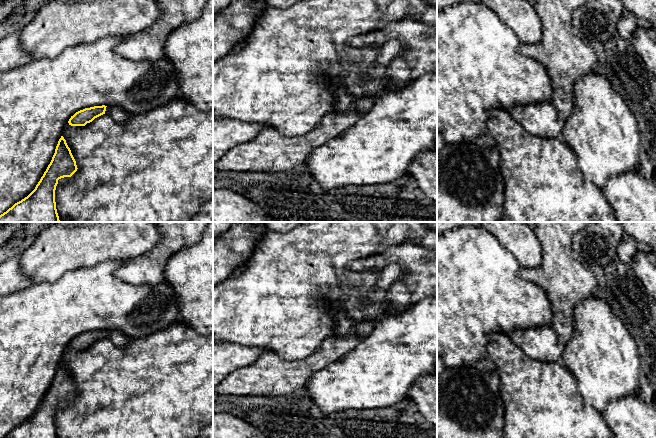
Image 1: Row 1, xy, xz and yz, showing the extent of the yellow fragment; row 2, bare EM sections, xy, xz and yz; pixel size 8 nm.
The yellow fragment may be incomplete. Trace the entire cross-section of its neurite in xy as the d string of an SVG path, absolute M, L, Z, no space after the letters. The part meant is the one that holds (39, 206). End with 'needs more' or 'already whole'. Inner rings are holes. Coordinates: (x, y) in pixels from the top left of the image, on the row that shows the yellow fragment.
M63 136L58 141L50 164L36 185L35 189L24 199L15 203L0 215L0 222L60 222L56 209L55 190L58 180L71 177L77 171L76 161Z; already whole

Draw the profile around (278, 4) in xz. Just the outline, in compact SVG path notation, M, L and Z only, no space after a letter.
M265 0L268 7L283 9L293 6L299 0Z

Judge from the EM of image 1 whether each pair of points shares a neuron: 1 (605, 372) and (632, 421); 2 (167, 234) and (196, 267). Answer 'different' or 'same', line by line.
1: different
2: different

